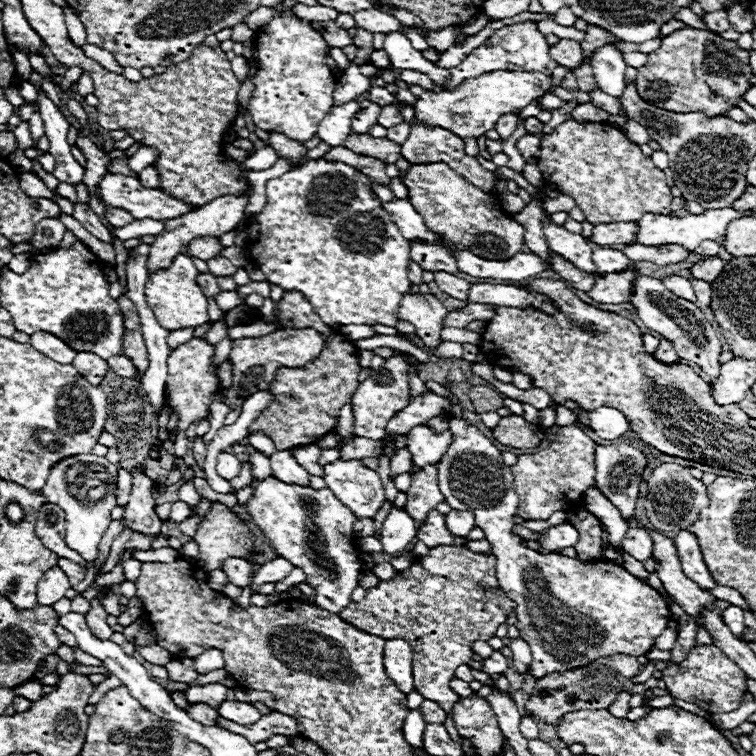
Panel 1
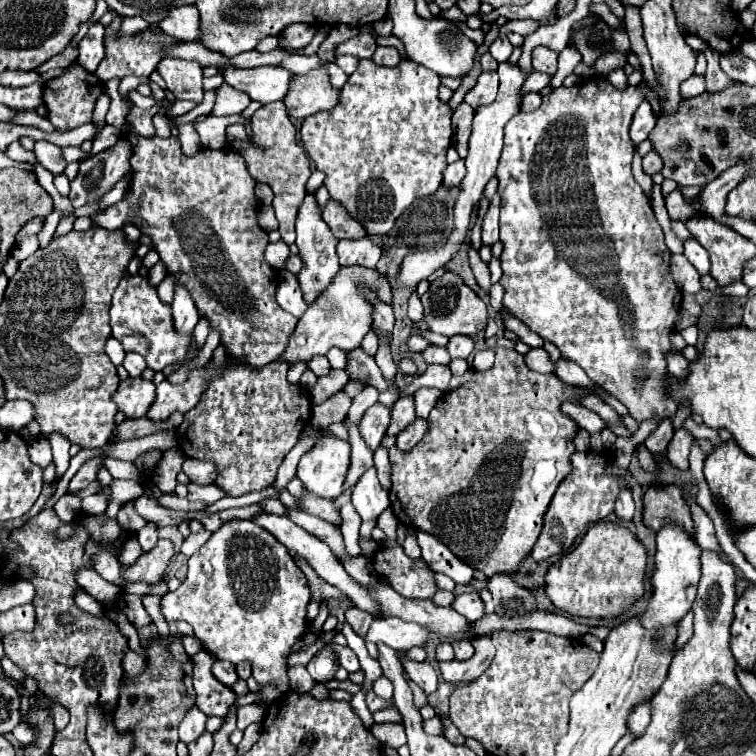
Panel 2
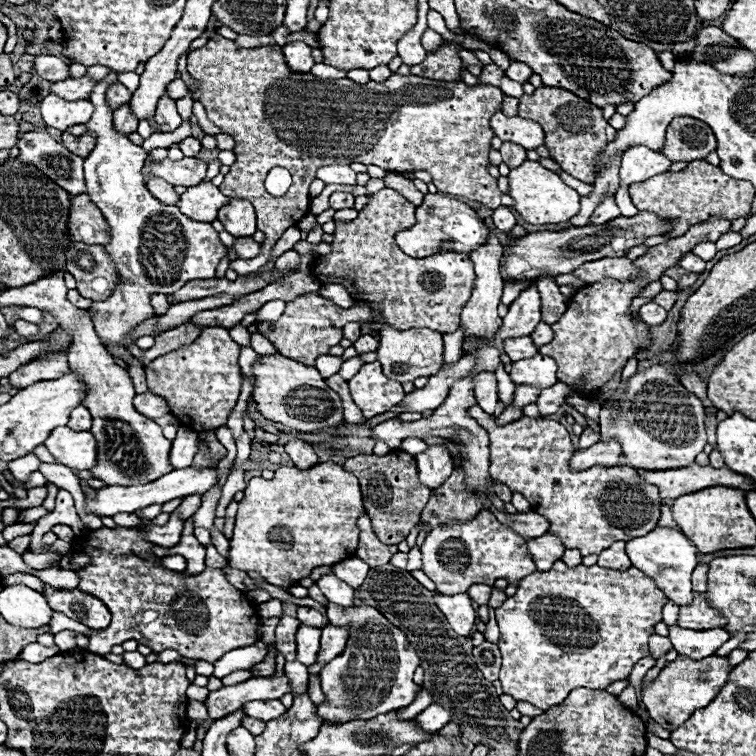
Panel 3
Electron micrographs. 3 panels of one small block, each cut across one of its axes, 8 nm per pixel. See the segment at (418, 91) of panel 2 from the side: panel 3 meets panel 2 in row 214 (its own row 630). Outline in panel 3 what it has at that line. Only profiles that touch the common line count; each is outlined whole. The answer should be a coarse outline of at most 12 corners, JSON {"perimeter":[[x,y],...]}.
{"perimeter":[[326,604],[348,624],[344,654],[320,670],[324,722],[412,704],[420,658],[370,606]]}

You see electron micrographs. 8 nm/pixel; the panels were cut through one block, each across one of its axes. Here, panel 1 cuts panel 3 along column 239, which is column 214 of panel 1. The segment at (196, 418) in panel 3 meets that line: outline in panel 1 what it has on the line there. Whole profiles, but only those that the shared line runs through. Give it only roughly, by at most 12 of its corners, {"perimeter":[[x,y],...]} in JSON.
{"perimeter":[[202,338],[168,358],[168,406],[178,414],[174,454],[186,430],[210,416],[220,386],[210,364],[216,346]]}

